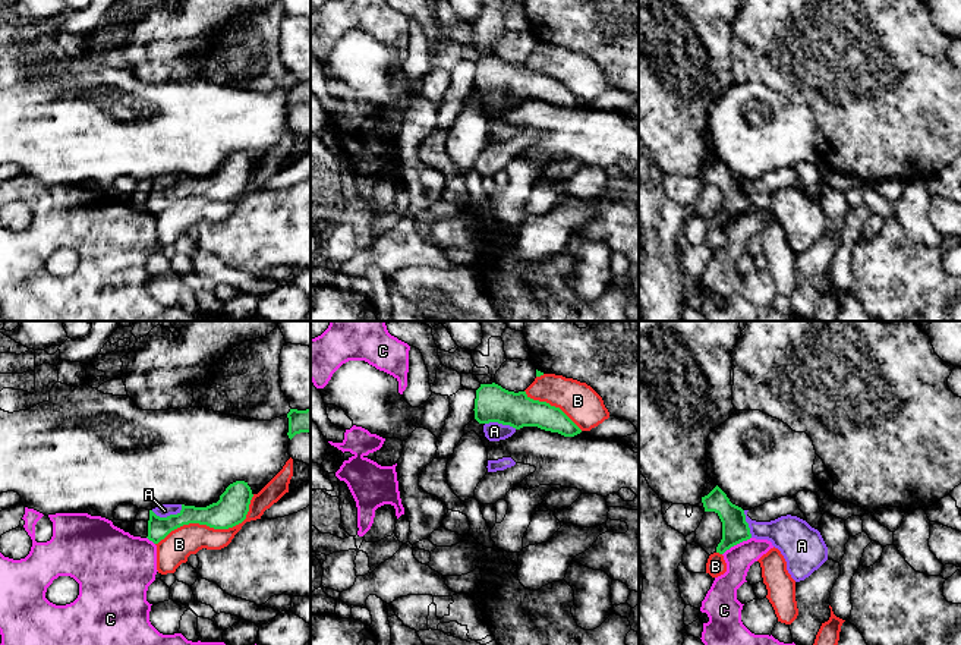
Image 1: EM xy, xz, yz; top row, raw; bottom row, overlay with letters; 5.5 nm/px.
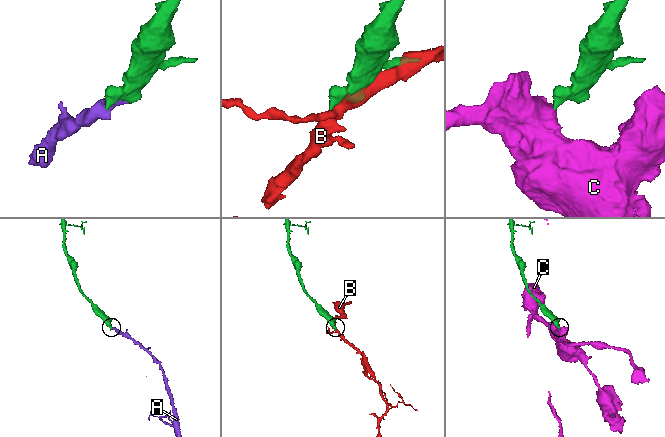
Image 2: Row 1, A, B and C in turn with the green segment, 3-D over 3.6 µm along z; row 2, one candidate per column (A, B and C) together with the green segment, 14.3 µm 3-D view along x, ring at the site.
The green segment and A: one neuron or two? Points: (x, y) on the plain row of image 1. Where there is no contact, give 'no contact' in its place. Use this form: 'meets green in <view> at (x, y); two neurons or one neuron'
meets green in xy at (167, 188); one neuron

